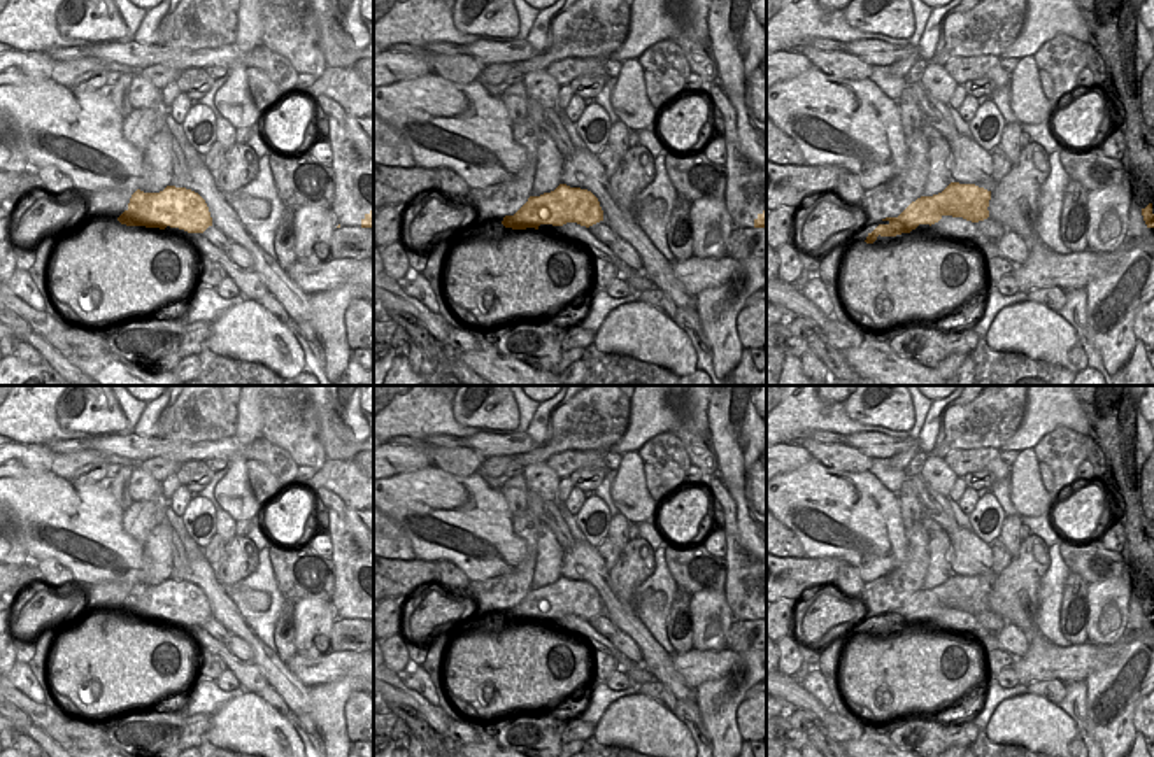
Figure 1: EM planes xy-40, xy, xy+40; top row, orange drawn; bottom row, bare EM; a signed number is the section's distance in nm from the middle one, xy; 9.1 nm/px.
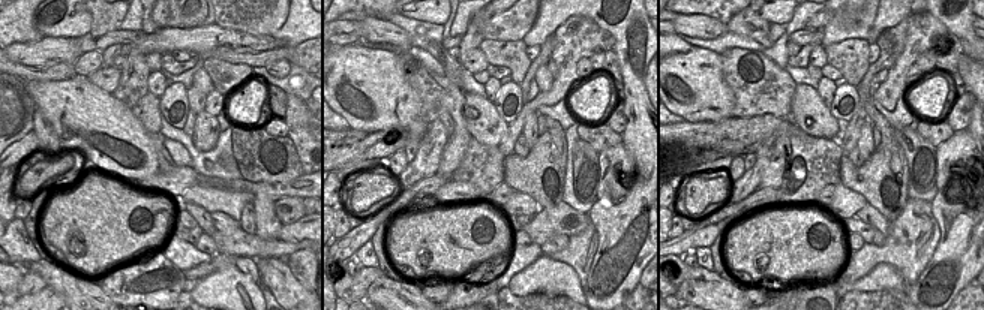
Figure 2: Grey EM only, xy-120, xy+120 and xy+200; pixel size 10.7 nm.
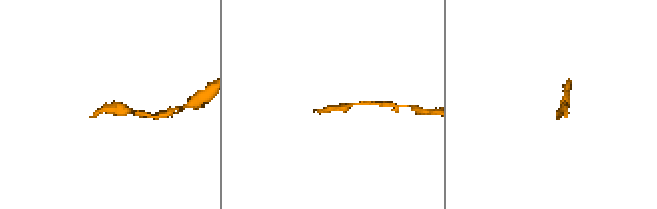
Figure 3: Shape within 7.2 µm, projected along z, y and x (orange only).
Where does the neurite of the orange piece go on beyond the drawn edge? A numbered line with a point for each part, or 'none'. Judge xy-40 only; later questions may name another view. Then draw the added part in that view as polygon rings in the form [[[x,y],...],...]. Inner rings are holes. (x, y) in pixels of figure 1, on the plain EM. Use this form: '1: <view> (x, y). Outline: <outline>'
none.

